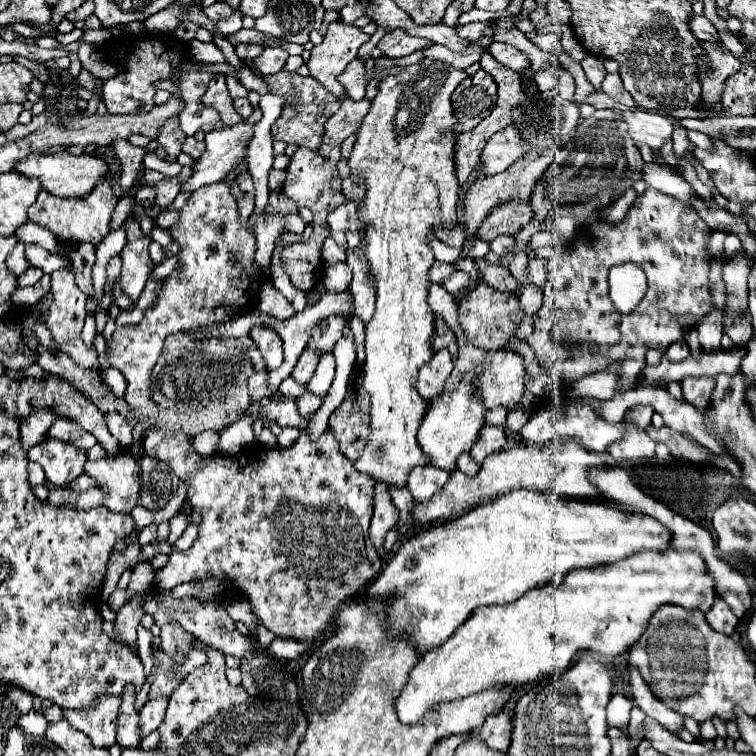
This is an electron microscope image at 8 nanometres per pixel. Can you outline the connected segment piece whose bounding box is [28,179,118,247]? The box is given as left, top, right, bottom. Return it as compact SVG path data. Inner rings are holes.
M106 179L100 181L100 185L84 199L64 199L64 197L56 197L42 189L38 193L36 203L28 209L28 219L50 229L56 235L56 239L64 241L64 245L68 245L68 247L82 243L82 241L98 245L102 241L102 237L108 233L108 223L110 223L112 211L116 207L116 201L118 201L118 197L114 195L114 191Z

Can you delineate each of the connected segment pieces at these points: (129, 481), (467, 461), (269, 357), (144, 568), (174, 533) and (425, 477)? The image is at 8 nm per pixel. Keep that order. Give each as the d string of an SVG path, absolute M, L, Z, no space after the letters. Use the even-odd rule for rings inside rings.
M130 455L86 461L84 473L105 491L103 506L114 513L130 513L138 503L140 493L140 463Z
M464 452L458 458L457 469L470 476L474 476L480 470L480 466L471 458L468 452Z
M254 327L250 331L250 337L258 345L268 371L278 369L282 363L282 341L280 341L280 337L276 337L276 331L268 329L268 327Z
M138 563L132 569L132 577L130 577L130 583L128 583L126 591L128 591L128 595L142 593L142 591L152 587L152 581L154 581L154 571L152 571L150 563Z
M178 513L176 517L170 519L170 535L168 535L168 543L170 543L170 545L176 543L176 539L184 533L186 525L188 525L188 519L186 519L186 515L182 515L182 513Z
M424 465L424 467L414 467L408 473L408 491L412 493L414 501L426 503L434 493L438 493L444 483L448 481L450 473L442 471L442 469L432 469L432 465Z

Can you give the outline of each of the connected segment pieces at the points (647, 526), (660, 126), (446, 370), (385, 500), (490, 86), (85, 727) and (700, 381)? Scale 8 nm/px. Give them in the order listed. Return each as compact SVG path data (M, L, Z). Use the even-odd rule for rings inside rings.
M520 489L488 505L474 507L454 521L432 527L406 541L390 565L368 587L366 595L372 599L386 597L386 609L390 611L388 631L392 635L408 633L408 637L416 643L416 649L426 653L442 645L476 607L506 605L520 599L530 589L560 585L566 573L574 569L596 569L602 565L612 565L640 551L666 551L670 539L672 533L650 515L624 513L604 503L572 499L560 501L546 493Z
M612 109L630 131L630 137L634 141L642 141L650 145L654 155L660 153L660 147L668 137L672 137L672 117L650 113L650 111L620 111Z
M447 349L435 352L432 361L420 369L418 375L418 391L426 401L432 401L436 393L442 391L444 381L454 368L452 357Z
M376 483L376 493L374 493L374 517L370 525L370 539L376 547L378 553L384 553L382 543L386 533L398 523L398 509L394 507L390 499L390 491L384 483Z
M478 69L472 77L466 77L452 93L452 105L456 113L456 127L452 131L472 131L482 119L486 119L496 107L496 83L484 71Z
M98 697L96 705L88 709L64 709L62 717L70 727L86 733L94 745L110 747L116 743L116 713L120 697Z
M686 377L682 383L684 399L694 405L696 409L706 409L712 389L714 389L714 379L712 377Z

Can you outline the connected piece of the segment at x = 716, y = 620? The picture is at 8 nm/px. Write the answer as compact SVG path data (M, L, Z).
M716 599L716 605L712 605L712 609L706 613L706 621L714 631L724 633L724 635L734 635L736 625L738 625L738 619L734 617L726 601L722 599Z

